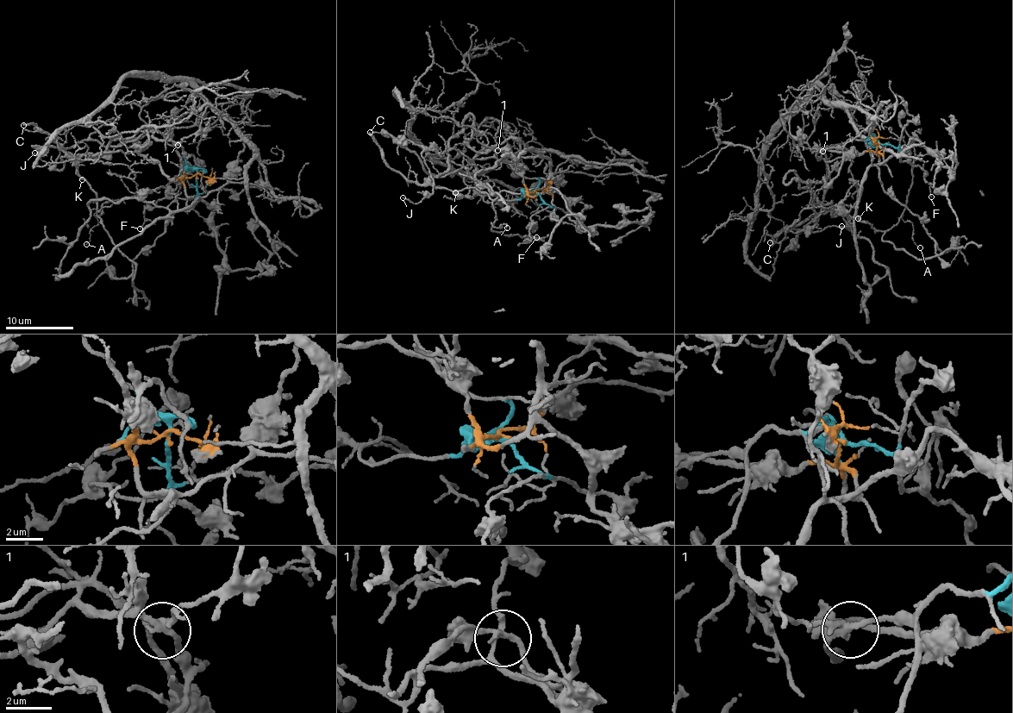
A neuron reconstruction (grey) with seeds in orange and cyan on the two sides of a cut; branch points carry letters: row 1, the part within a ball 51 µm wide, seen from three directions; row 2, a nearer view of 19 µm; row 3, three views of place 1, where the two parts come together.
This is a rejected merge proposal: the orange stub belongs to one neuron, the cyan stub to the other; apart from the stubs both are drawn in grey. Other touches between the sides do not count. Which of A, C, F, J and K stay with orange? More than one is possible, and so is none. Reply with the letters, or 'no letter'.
no letter

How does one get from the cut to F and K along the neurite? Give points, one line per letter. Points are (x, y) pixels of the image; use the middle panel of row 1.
F: (537, 194), (551, 206), (532, 216), (527, 239), (534, 240), (535, 237)
K: (537, 194), (551, 206), (522, 236), (491, 228), (489, 196), (456, 192)

